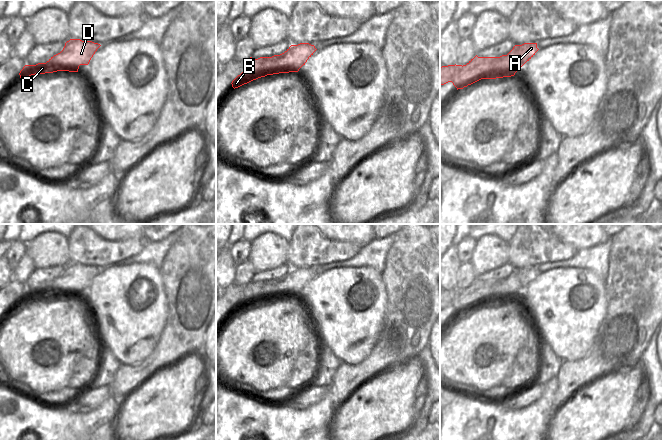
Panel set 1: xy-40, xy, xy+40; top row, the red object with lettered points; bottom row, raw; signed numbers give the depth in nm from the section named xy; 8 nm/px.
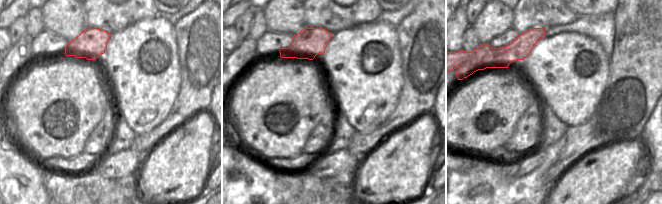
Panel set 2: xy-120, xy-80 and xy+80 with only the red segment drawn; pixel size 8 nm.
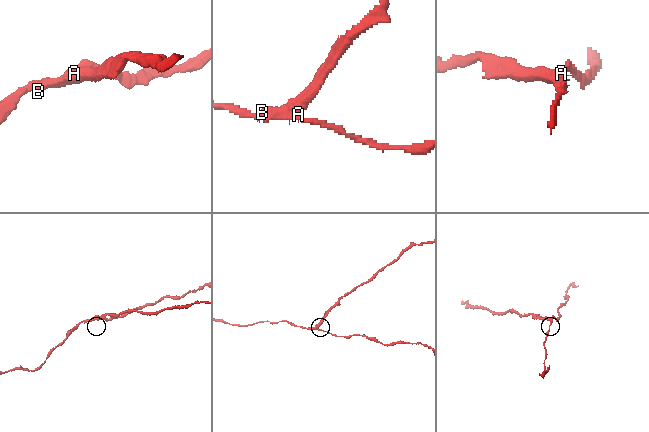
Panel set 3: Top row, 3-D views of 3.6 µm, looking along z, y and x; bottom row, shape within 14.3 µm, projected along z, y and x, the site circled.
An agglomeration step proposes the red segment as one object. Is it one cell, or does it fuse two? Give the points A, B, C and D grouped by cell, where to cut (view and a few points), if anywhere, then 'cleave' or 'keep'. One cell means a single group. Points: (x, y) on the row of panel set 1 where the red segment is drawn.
A / B C D; cut in xy+40 along (521, 66), (496, 66), (486, 70), (482, 78); cleave

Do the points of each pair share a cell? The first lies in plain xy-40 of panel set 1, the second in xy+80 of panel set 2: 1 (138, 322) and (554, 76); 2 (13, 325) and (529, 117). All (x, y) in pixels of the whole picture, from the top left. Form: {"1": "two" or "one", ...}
{"1": "one", "2": "one"}

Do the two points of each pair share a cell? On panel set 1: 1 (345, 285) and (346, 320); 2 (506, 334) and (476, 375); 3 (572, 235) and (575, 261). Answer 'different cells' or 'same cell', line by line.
1: same cell
2: same cell
3: different cells

